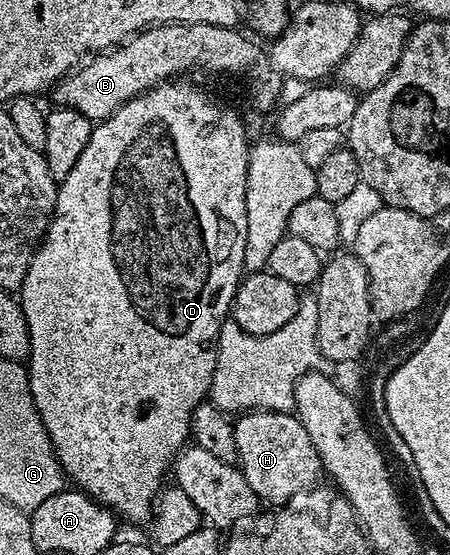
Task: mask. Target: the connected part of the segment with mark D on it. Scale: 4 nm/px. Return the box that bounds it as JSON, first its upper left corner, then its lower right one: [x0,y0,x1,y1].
[19,78,251,524]

